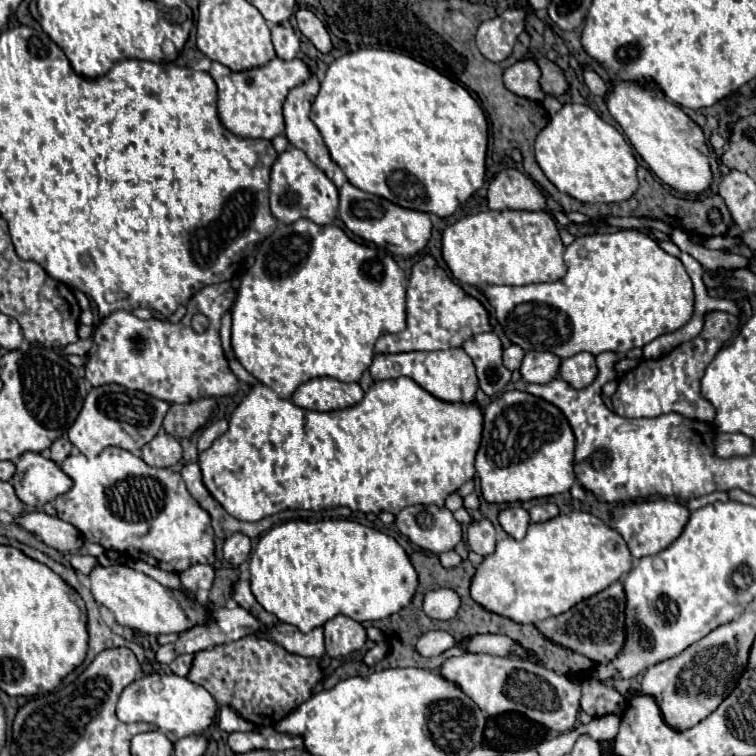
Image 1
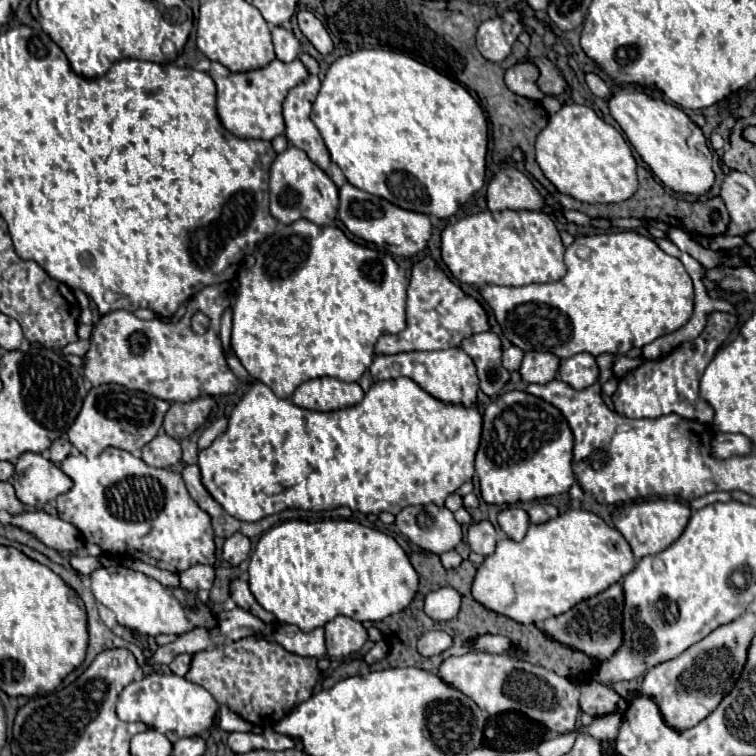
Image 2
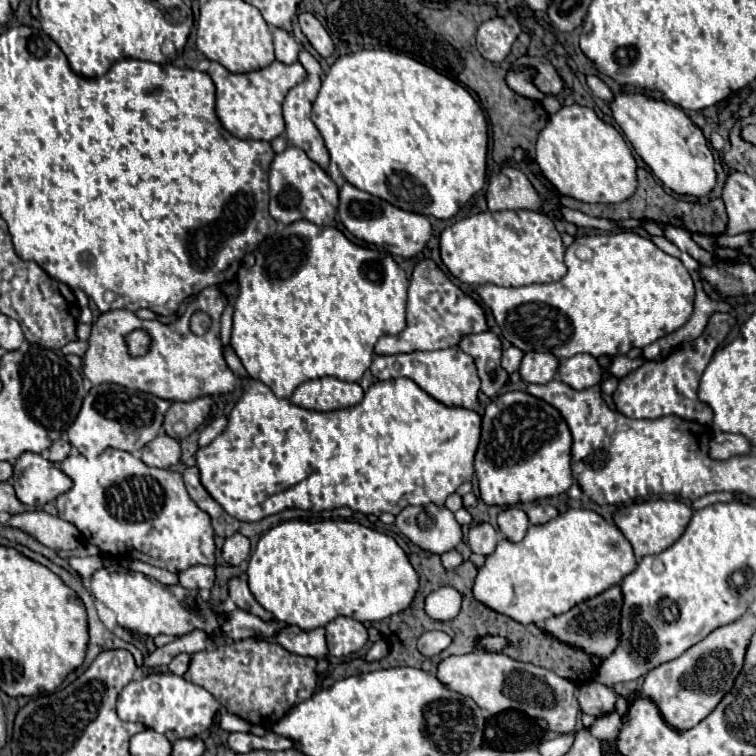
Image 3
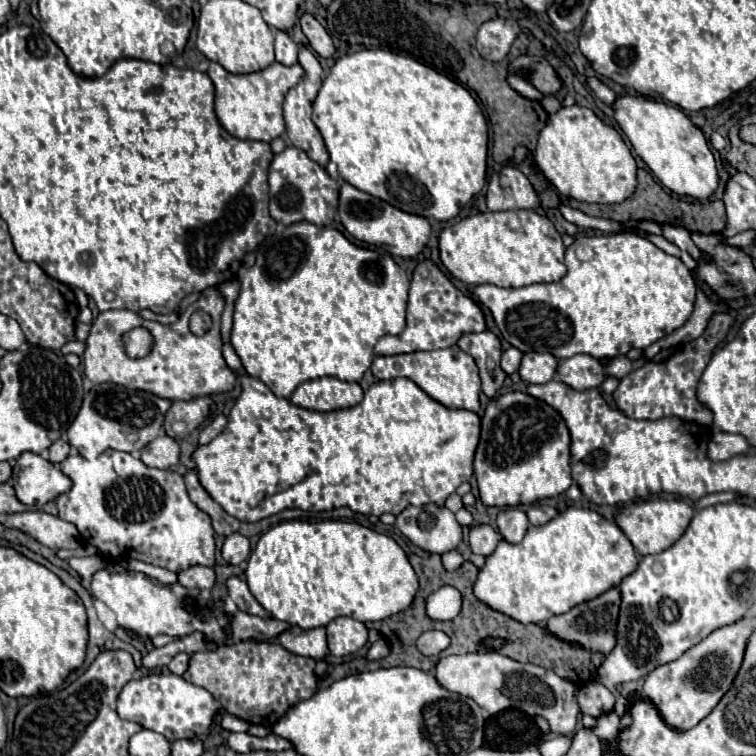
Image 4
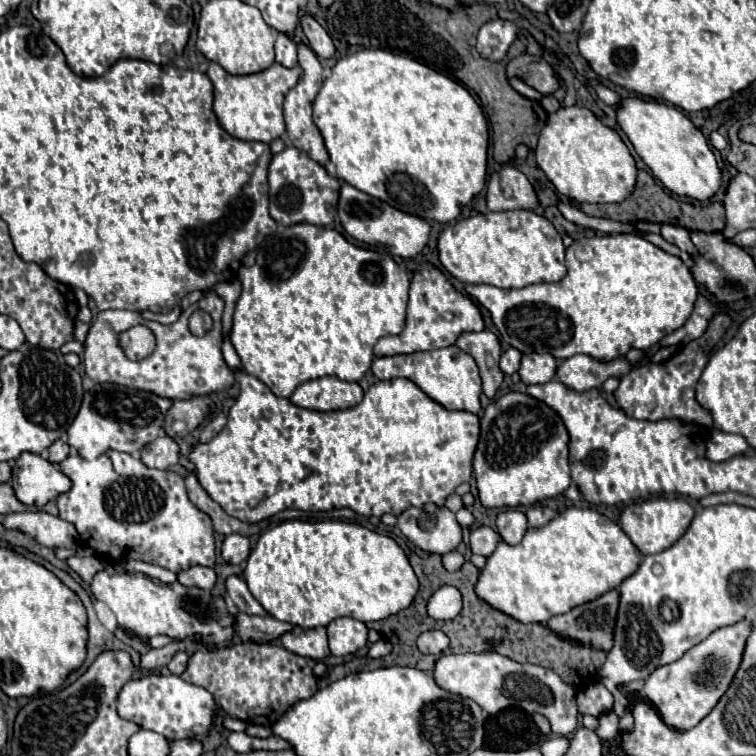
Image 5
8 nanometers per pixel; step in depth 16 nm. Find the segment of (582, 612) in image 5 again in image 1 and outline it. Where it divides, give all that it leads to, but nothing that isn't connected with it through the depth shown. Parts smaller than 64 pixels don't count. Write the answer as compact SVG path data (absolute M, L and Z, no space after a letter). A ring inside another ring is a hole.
M614 582L602 592L578 602L572 606L568 612L546 618L536 624L538 632L546 638L552 640L554 644L560 644L568 648L570 652L588 656L590 660L596 660L598 664L608 664L620 648L624 648L624 588L622 582Z

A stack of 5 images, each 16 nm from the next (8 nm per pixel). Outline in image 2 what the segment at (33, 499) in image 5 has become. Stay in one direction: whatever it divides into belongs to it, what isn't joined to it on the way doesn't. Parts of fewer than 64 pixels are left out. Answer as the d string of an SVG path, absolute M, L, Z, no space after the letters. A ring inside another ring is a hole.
M24 452L20 456L10 484L16 488L16 496L34 508L42 508L46 502L72 488L72 480L60 466L36 452Z

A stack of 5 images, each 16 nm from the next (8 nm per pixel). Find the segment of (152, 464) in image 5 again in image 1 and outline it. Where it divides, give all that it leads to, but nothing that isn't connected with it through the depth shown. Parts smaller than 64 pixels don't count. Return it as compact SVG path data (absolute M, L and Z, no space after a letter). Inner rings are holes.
M160 432L142 448L142 460L156 468L174 466L182 460L182 446L174 436Z

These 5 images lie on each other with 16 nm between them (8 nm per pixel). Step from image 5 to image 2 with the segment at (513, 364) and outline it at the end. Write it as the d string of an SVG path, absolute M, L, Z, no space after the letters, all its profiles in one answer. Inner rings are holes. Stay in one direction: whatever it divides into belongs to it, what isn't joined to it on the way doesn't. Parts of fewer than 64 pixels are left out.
M510 346L508 350L504 350L504 356L502 356L504 368L508 368L510 372L518 370L520 368L520 362L522 362L522 356L524 356L524 352L518 346Z

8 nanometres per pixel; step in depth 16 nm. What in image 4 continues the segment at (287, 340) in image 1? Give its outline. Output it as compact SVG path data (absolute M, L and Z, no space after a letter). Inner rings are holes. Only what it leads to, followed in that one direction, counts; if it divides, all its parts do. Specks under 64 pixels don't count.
M294 222L290 226L278 228L278 232L268 236L260 244L260 248L256 250L254 266L252 268L240 268L238 280L240 280L240 296L234 302L234 326L232 326L230 342L236 350L236 354L240 356L246 372L252 378L258 378L260 382L264 382L278 398L290 398L298 384L302 384L306 380L322 378L322 376L334 376L334 378L344 380L344 382L358 382L374 360L376 340L380 336L386 336L386 334L400 334L406 326L406 300L408 300L408 286L410 286L406 272L400 270L400 266L390 256L380 256L374 250L360 248L360 246L352 244L336 228L324 228L324 226L316 226L316 224L310 224L310 222Z

